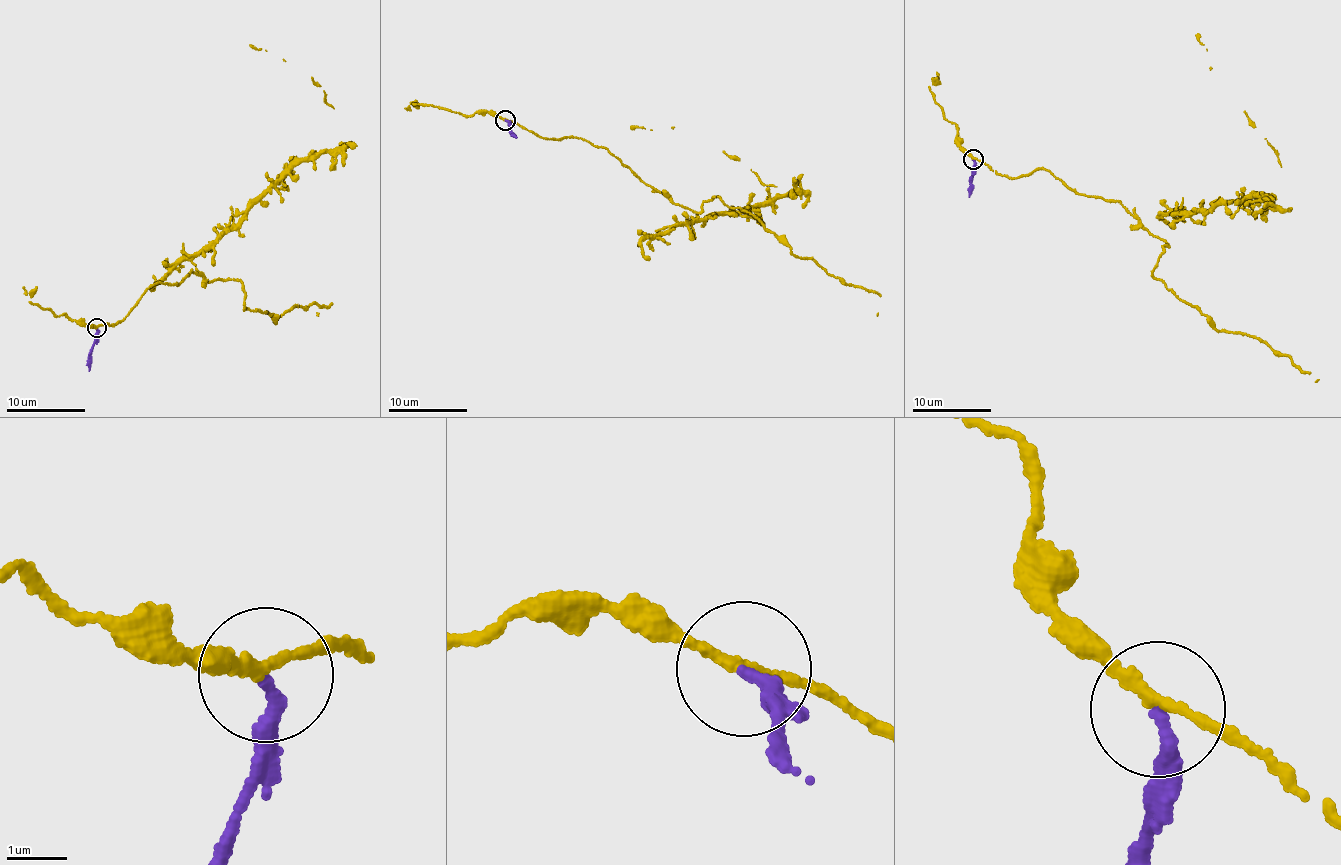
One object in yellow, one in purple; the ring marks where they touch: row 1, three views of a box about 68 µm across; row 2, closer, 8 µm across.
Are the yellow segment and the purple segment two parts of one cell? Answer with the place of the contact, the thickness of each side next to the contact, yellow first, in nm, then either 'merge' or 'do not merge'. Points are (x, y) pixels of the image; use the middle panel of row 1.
place (505, 120); calibres 150 and 220 nm; do not merge

